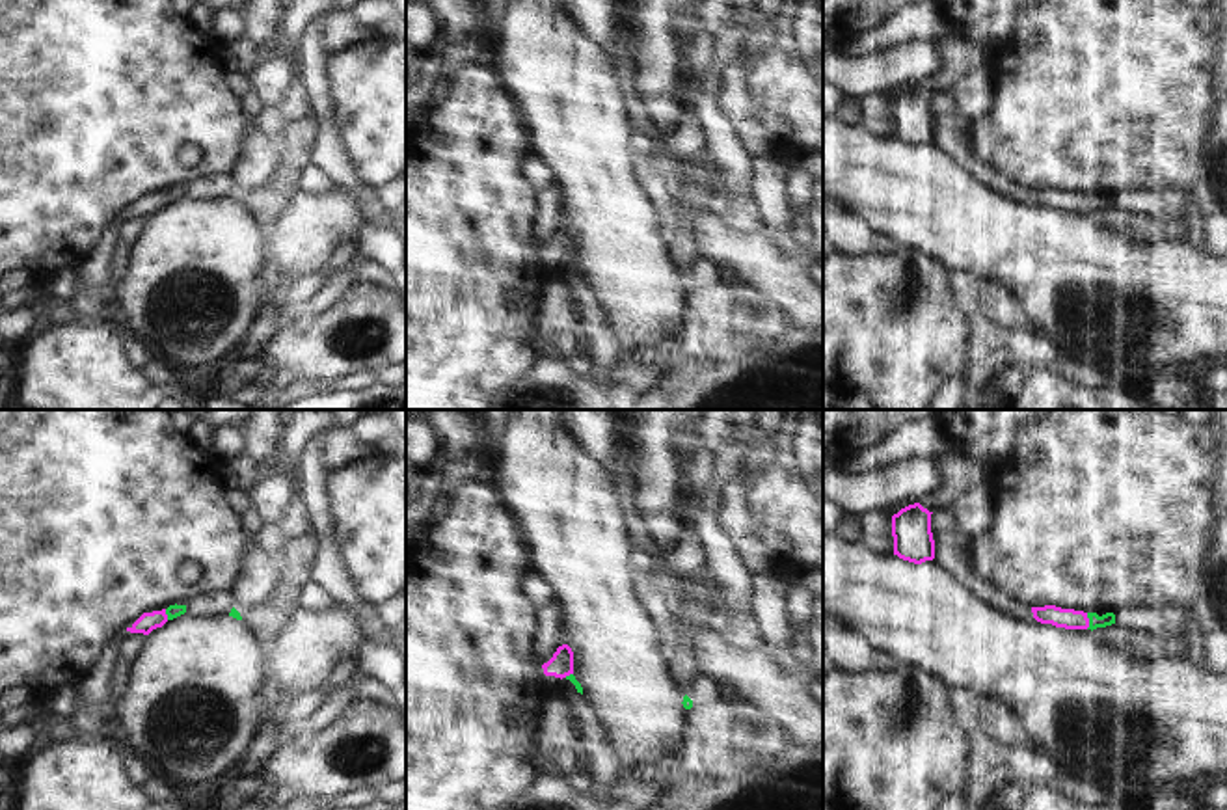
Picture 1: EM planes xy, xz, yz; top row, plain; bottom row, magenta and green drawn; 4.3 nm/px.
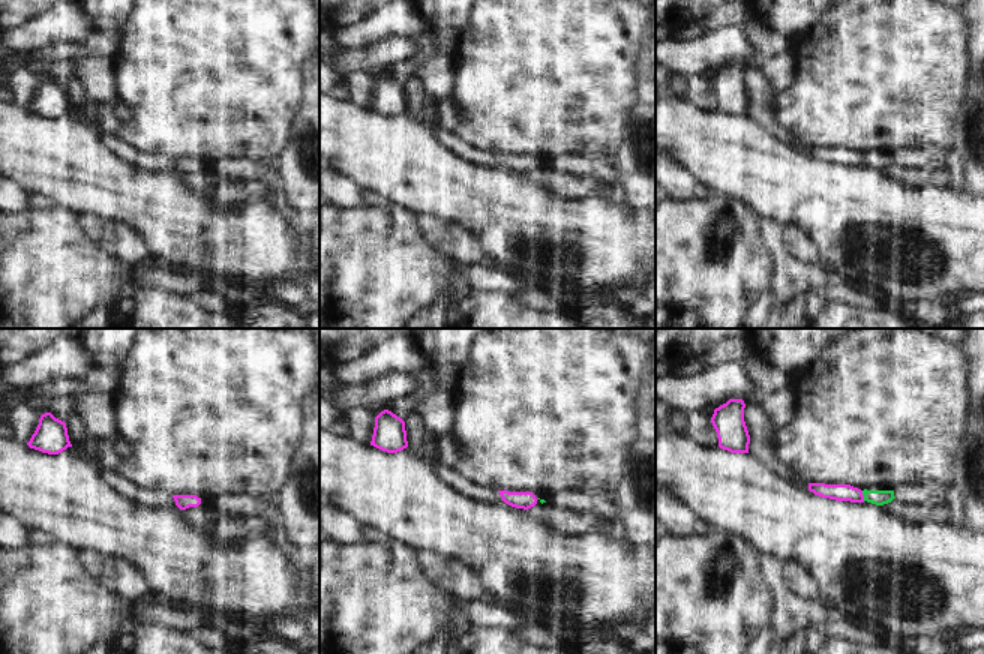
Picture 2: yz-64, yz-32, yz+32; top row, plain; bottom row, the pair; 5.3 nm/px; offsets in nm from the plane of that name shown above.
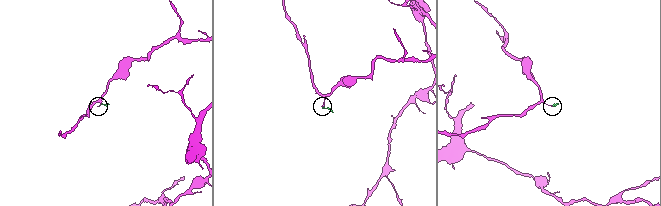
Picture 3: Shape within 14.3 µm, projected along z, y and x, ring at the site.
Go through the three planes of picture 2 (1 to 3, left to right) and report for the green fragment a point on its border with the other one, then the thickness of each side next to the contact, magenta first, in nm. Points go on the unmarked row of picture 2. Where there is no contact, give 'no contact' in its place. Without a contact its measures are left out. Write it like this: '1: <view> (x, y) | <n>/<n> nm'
1: no contact
2: no contact
3: yz+32 (863, 159) | 100/80 nm

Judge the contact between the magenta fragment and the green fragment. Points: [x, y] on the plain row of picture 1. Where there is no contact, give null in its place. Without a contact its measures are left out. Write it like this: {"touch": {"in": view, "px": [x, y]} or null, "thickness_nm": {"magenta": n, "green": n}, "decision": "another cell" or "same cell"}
{"touch": {"in": "yz", "px": [1088, 203]}, "thickness_nm": {"magenta": 90, "green": 60}, "decision": "same cell"}

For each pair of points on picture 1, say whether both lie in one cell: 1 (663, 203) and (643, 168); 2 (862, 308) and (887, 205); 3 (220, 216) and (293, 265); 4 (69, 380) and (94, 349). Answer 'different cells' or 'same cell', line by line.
1: same cell
2: different cells
3: different cells
4: same cell

